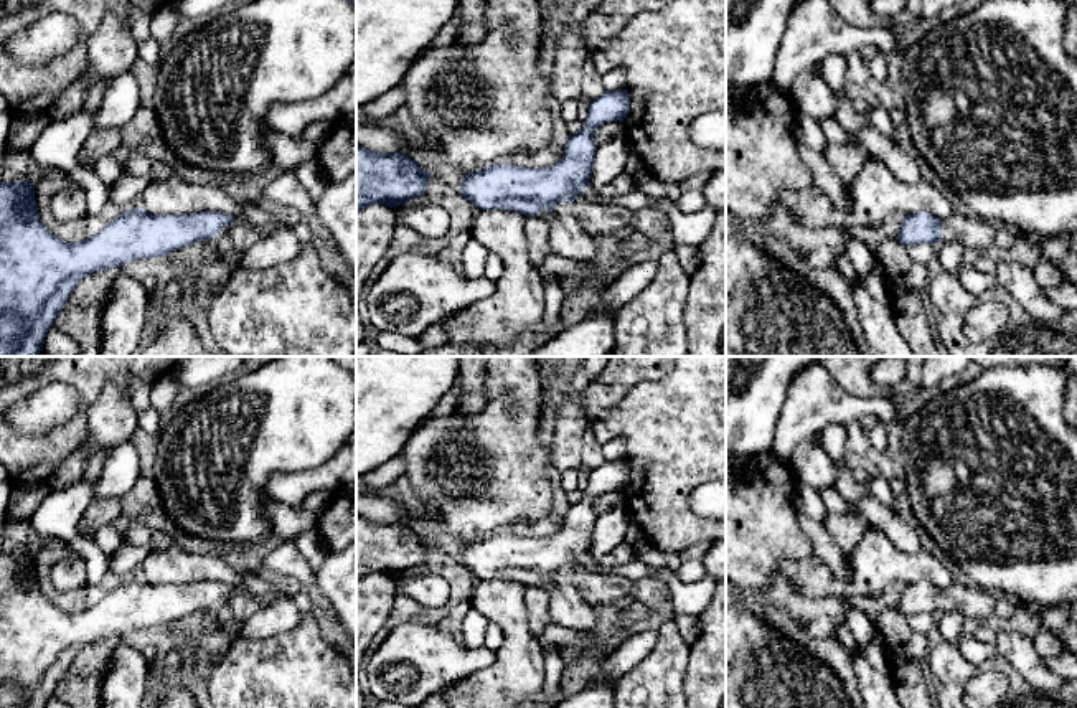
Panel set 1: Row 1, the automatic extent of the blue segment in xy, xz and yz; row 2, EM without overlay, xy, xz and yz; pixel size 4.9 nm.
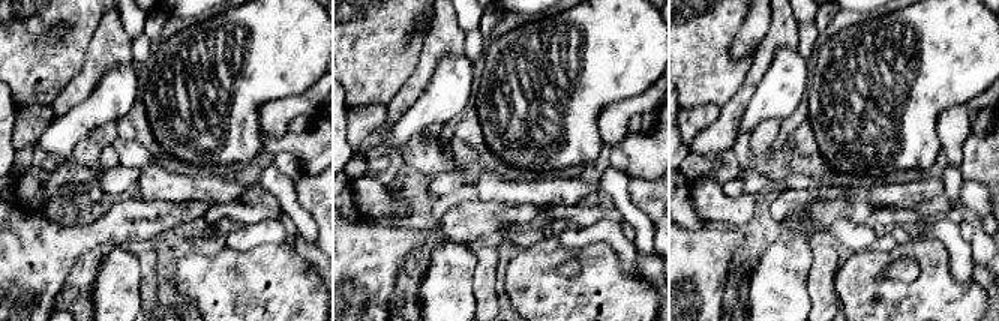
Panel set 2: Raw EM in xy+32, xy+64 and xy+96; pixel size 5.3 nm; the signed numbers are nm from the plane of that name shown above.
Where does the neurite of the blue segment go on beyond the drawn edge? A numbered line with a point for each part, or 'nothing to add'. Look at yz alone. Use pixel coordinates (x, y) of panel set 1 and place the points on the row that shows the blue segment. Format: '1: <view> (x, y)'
1: yz (977, 233)

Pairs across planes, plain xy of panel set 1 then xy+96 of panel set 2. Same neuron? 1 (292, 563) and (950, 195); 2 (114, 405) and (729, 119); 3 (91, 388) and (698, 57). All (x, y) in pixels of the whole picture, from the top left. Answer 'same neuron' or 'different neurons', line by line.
1: same neuron
2: same neuron
3: same neuron

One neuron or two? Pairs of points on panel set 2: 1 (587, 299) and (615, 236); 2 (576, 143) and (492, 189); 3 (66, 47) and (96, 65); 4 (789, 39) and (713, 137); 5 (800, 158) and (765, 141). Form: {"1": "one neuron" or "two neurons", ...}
{"1": "two neurons", "2": "two neurons", "3": "two neurons", "4": "one neuron", "5": "two neurons"}

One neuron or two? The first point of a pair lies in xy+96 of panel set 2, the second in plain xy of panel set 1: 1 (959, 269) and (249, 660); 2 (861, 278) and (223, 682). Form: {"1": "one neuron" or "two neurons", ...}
{"1": "two neurons", "2": "one neuron"}

